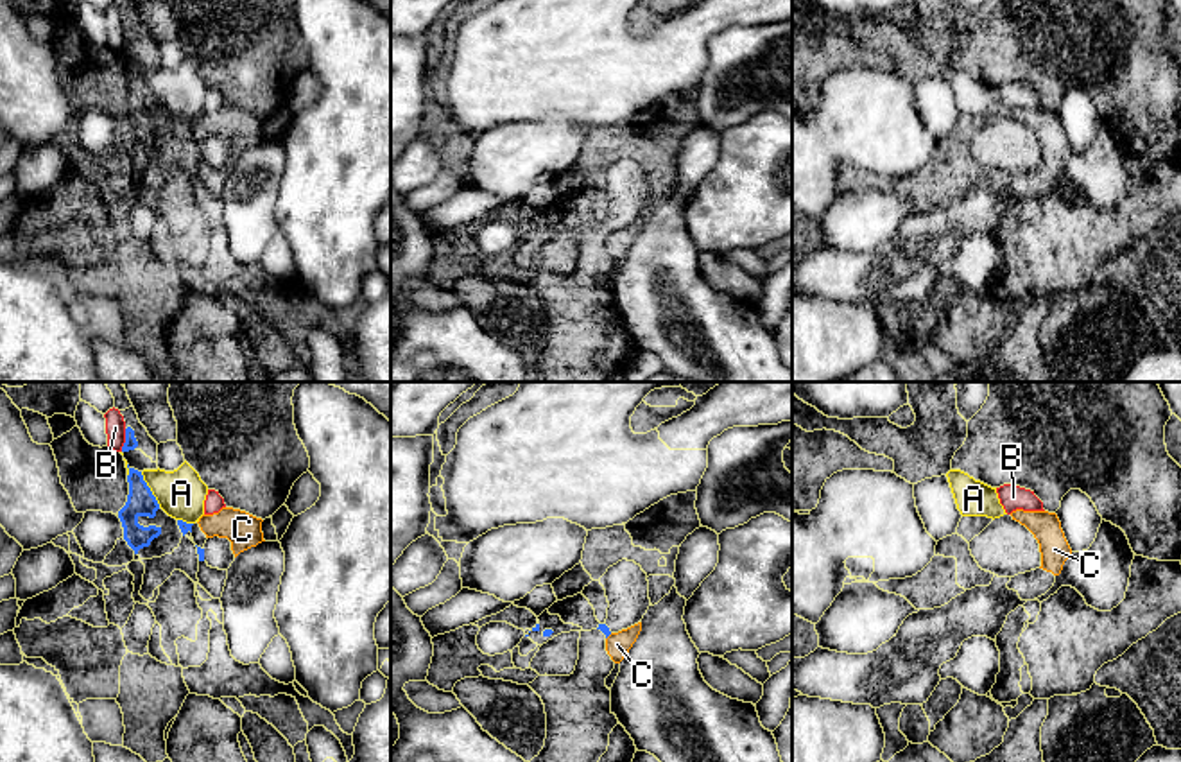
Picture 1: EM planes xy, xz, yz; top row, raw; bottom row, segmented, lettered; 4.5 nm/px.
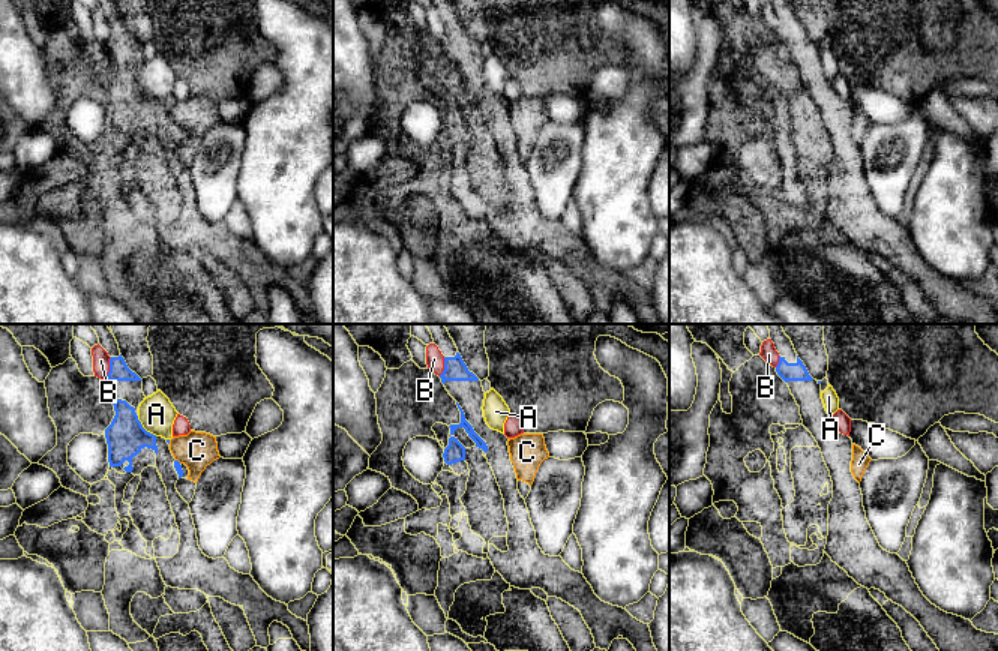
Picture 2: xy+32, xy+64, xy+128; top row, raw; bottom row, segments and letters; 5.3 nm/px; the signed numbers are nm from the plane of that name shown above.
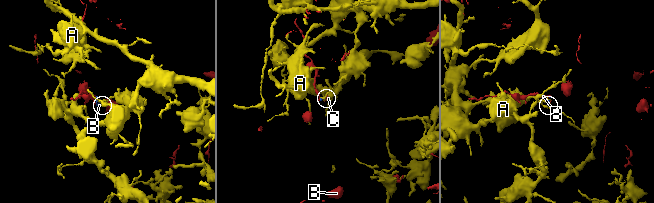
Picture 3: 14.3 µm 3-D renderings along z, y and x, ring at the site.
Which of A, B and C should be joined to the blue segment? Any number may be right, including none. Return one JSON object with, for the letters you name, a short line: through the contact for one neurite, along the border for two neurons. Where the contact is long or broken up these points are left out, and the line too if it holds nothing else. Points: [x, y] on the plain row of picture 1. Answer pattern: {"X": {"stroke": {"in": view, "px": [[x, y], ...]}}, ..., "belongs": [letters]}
{"belongs": []}

